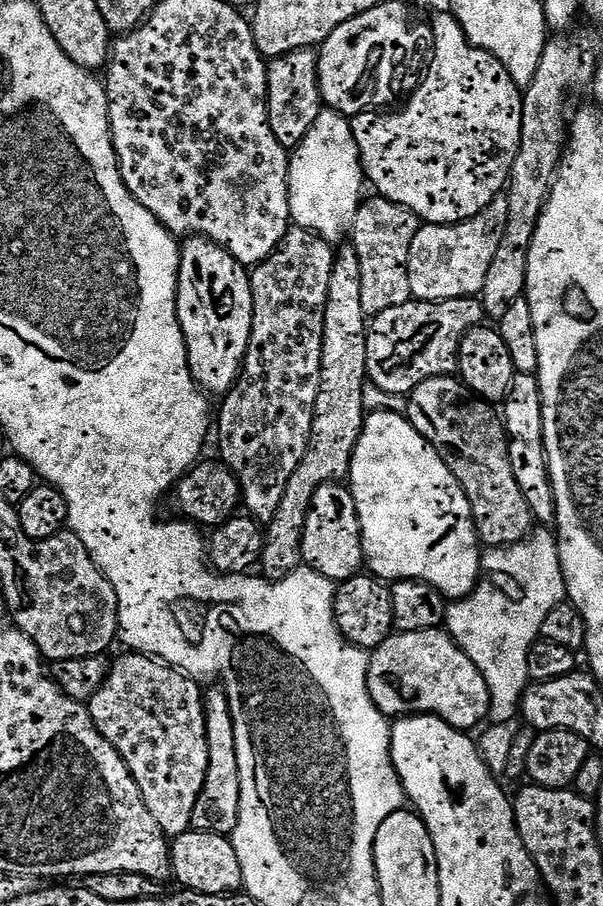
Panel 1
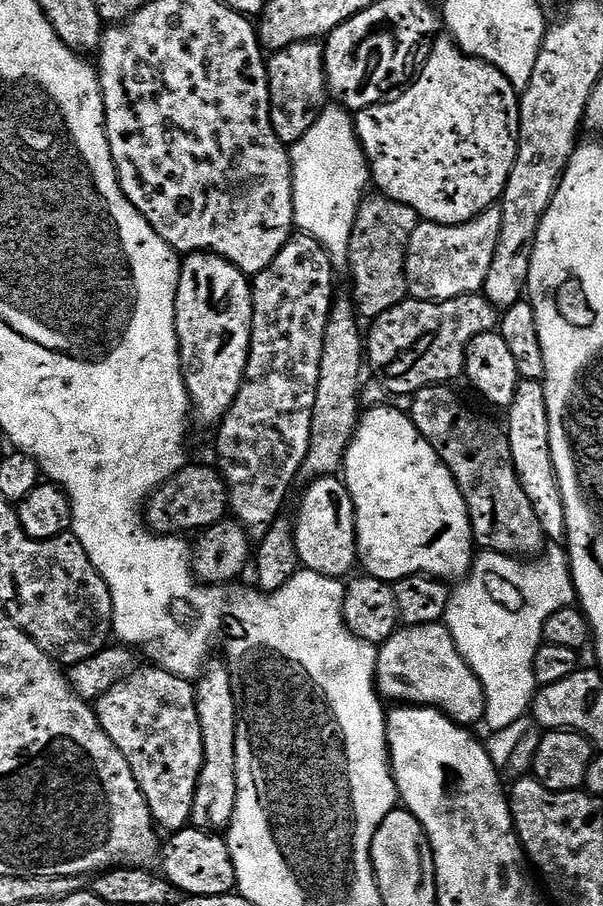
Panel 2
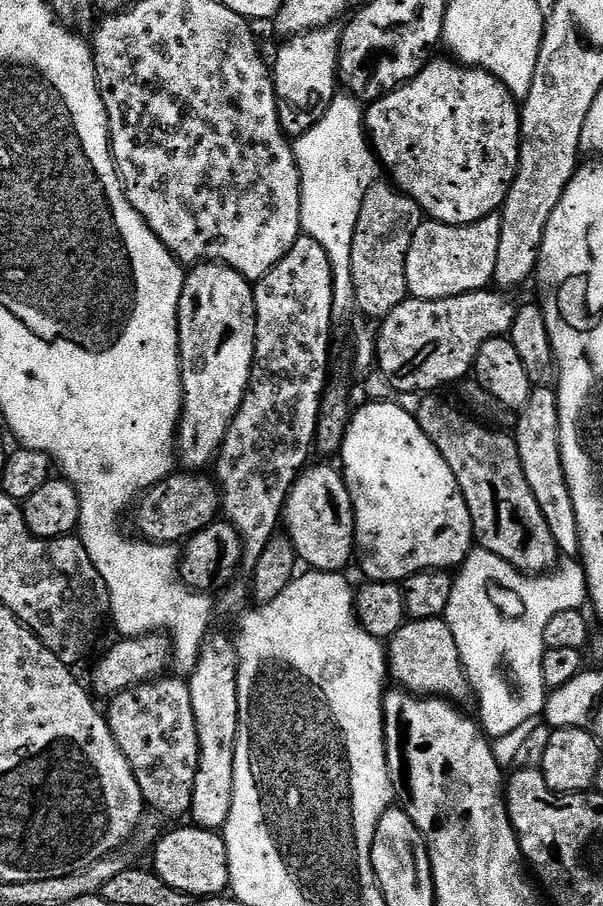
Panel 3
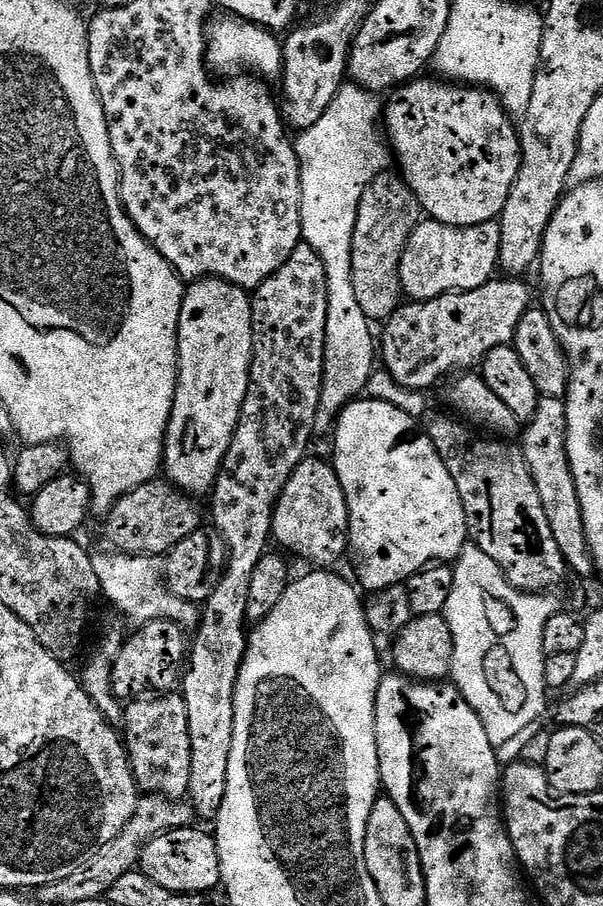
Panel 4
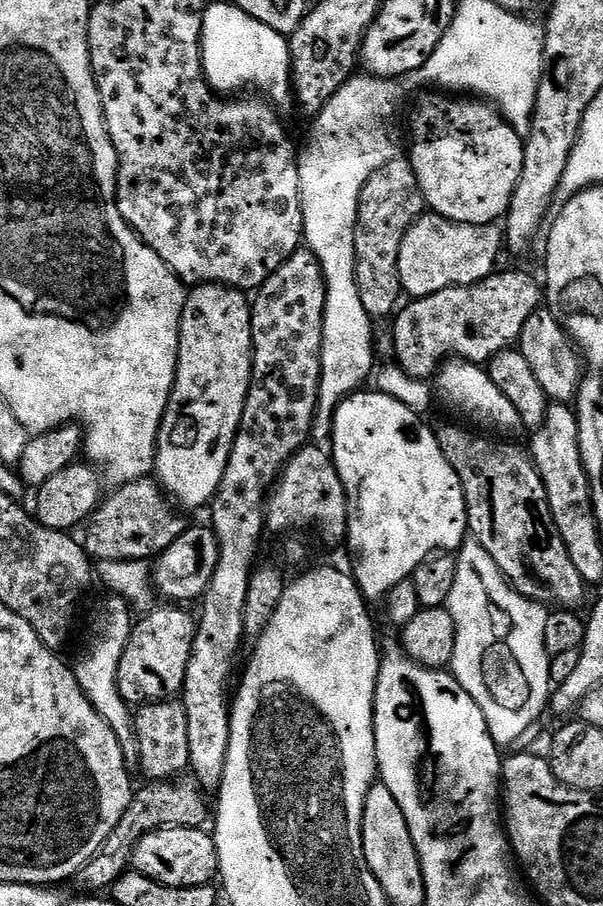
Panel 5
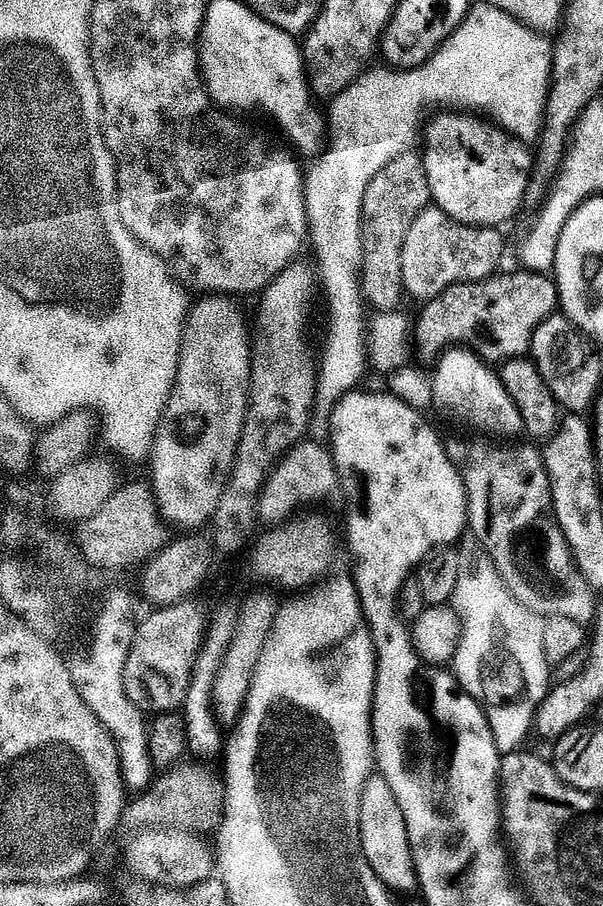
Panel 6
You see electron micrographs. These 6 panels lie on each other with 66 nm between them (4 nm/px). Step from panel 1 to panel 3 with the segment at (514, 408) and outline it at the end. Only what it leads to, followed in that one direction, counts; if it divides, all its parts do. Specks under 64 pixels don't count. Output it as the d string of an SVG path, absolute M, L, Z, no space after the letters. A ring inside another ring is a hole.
M533 387L530 398L519 416L514 439L518 446L522 470L526 474L526 482L530 482L530 490L534 490L534 499L538 501L538 507L542 510L542 518L546 518L546 526L550 526L550 534L554 534L557 553L564 558L579 557L578 518L574 514L574 502L570 498L562 466L558 398L555 391L551 387Z

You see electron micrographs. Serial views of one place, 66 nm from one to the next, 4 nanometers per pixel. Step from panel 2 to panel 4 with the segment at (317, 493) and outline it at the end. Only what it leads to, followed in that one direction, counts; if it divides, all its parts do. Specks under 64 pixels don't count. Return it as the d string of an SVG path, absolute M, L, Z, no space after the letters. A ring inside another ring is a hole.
M305 458L292 472L292 476L280 489L280 498L272 510L272 535L284 548L297 552L304 560L313 560L316 566L332 566L340 555L349 551L348 547L348 507L346 494L342 490L340 480L336 476L336 469L324 460Z

